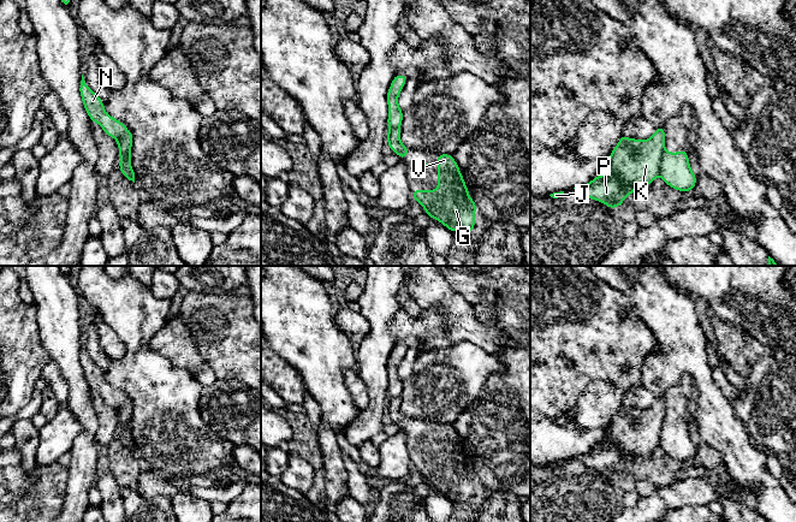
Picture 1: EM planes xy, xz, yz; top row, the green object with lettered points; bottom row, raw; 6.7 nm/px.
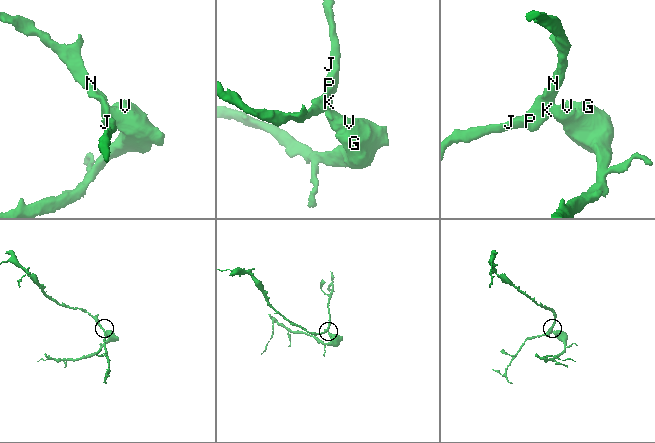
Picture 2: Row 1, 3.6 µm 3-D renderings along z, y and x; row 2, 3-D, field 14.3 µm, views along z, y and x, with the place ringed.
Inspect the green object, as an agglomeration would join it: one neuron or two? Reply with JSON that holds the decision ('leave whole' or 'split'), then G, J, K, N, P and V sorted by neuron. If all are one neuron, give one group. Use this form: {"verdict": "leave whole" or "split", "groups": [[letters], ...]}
{"verdict": "split", "groups": [["G", "V"], ["J", "K", "N", "P"]]}

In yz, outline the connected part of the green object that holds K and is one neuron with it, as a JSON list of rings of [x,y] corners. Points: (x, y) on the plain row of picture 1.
[[[665,396],[655,398],[648,409],[629,409],[626,403],[608,425],[605,441],[592,451],[574,457],[590,469],[599,470],[613,479],[623,474],[628,464],[649,455],[660,445],[661,425],[665,419]]]

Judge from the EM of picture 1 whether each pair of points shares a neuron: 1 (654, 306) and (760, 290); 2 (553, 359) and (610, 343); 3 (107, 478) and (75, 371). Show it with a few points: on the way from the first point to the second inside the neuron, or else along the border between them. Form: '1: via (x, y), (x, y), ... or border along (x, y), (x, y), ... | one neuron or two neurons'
1: border along (670, 283), (685, 290), (694, 297) | two neurons
2: via (566, 344), (595, 343) | one neuron
3: border along (97, 475), (94, 485) | two neurons

